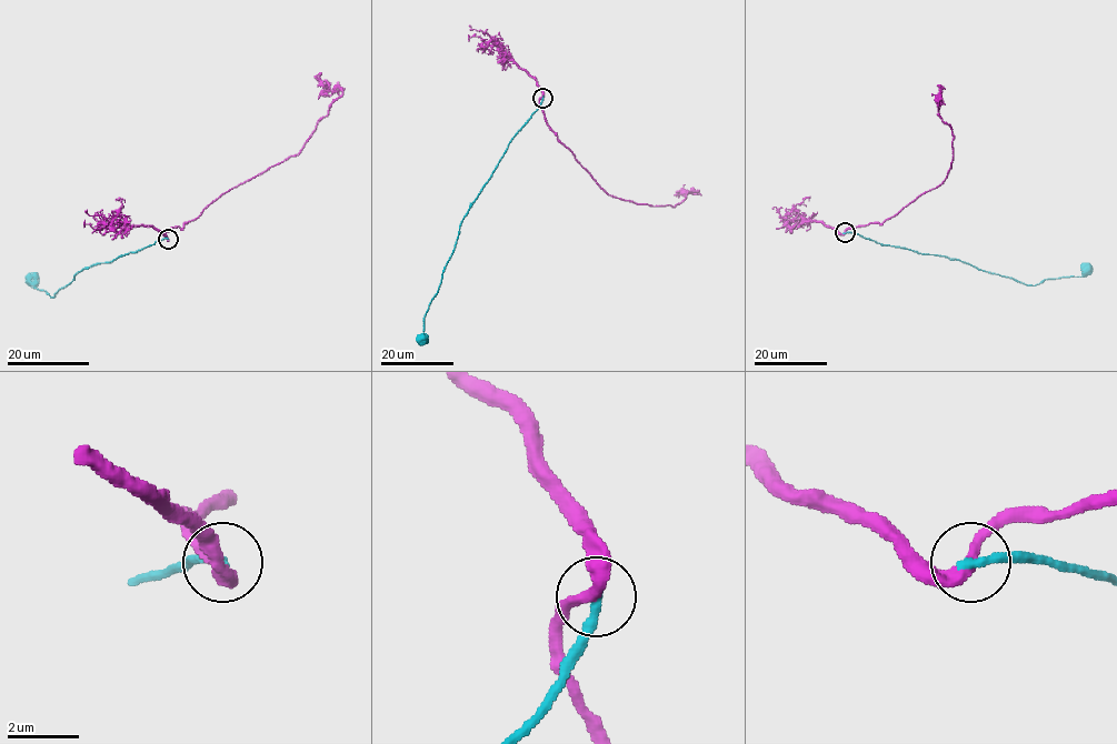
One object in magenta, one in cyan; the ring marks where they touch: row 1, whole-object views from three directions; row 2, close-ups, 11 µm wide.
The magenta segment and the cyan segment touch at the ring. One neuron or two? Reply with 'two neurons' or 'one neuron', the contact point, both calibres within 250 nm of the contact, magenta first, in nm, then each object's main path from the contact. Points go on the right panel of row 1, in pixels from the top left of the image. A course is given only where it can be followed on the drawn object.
one neuron | (845, 232) | 320/280 nm | magenta via (845, 232), (857, 227), (883, 223), (946, 179), (954, 159), (954, 136), (951, 128), (938, 112), (938, 84) | cyan via (845, 232), (955, 258), (1026, 284), (1081, 277), (1086, 268)

